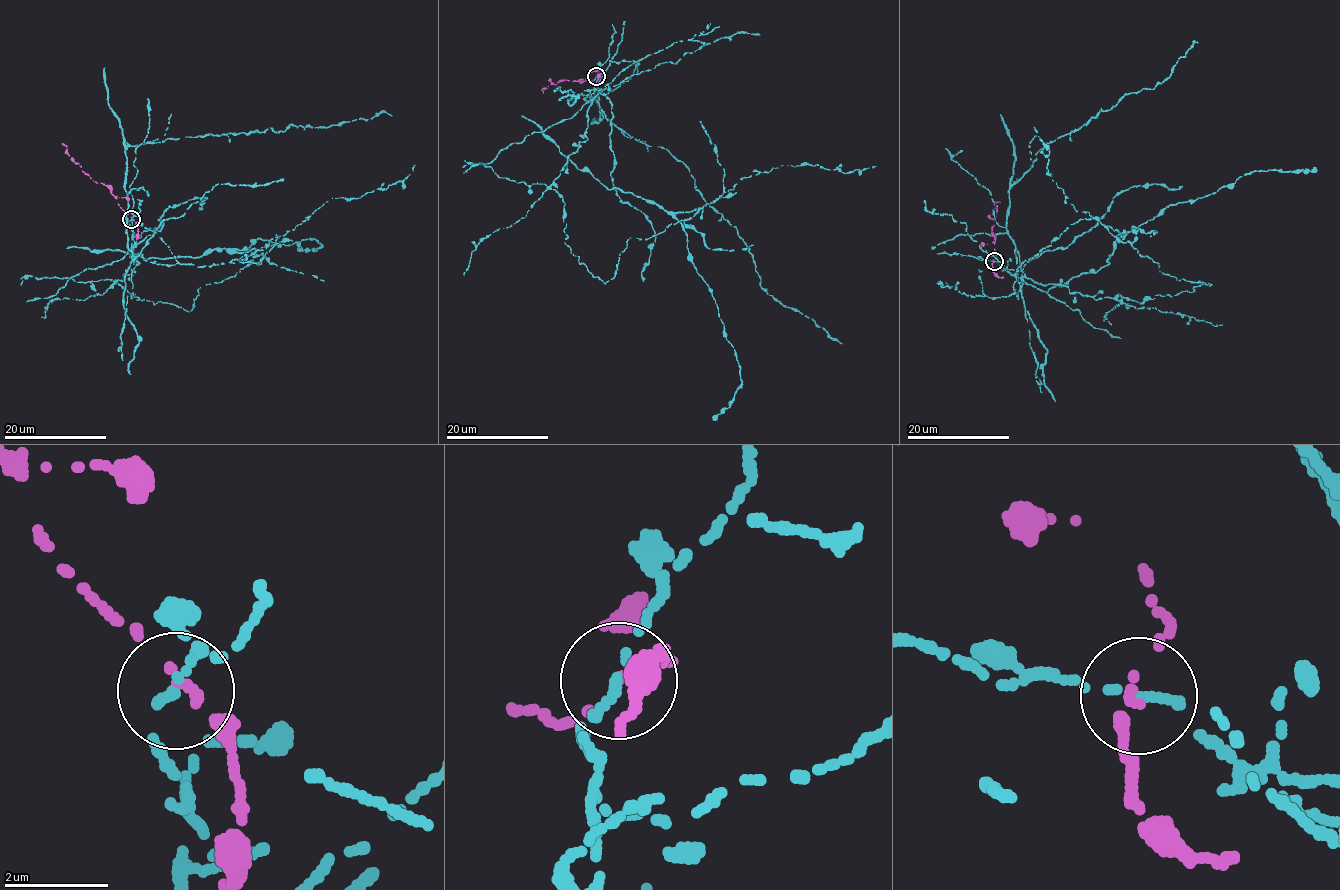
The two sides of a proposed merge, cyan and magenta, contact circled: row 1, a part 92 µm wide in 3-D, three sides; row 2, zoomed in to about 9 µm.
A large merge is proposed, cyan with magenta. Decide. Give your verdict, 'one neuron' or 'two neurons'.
two neurons

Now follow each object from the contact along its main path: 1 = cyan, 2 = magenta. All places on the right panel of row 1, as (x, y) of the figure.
1: (993, 261), (1096, 300), (1192, 292), (1211, 285), (1159, 271), (1104, 225), (1125, 235), (1245, 173), (1315, 168)
2: (993, 261), (997, 254), (992, 218), (996, 216), (994, 203), (1000, 202)

